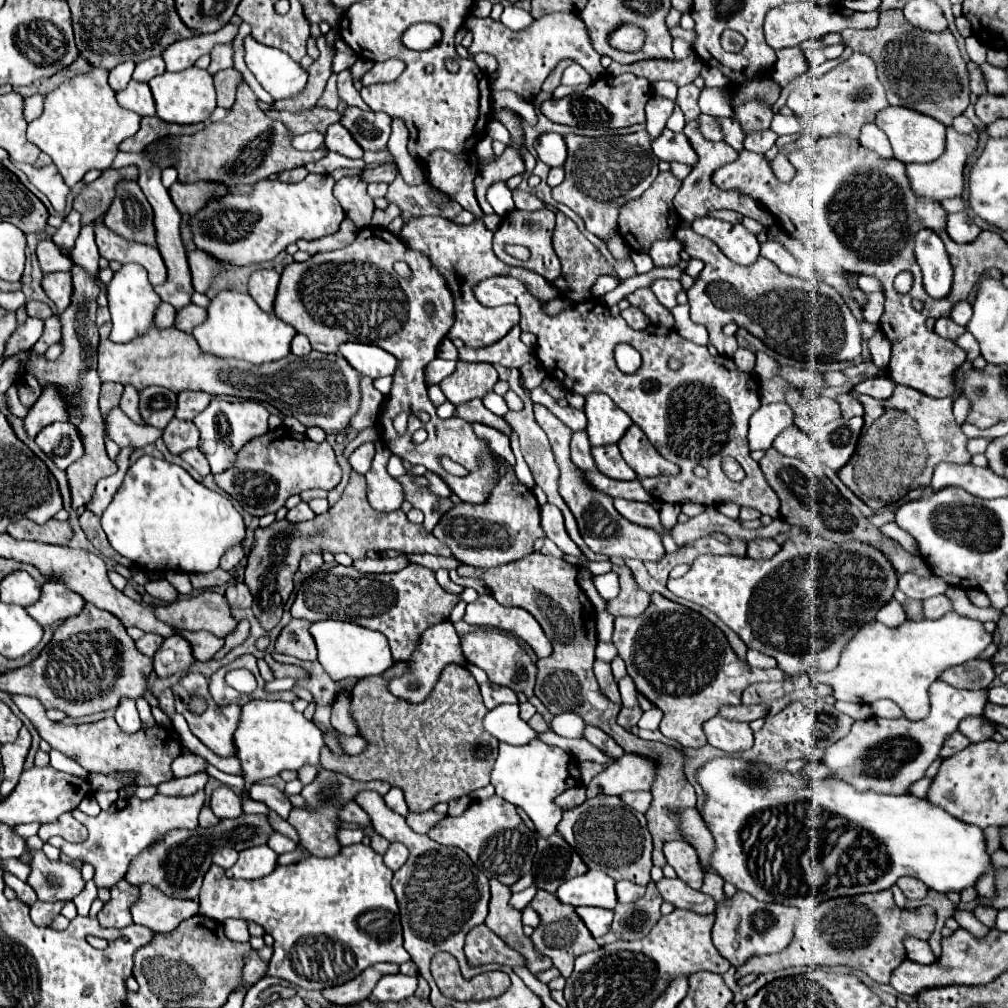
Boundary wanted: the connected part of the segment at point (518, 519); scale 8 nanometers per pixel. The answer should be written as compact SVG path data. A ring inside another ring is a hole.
M507 463L505 475L495 481L485 503L455 503L447 513L441 515L433 535L445 543L453 551L453 557L457 557L461 563L473 567L495 567L529 555L535 539L543 537L545 533L539 525L539 503L533 491L517 479L515 469Z

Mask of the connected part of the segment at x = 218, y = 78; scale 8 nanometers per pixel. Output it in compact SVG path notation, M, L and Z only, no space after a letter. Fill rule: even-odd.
M223 69L215 75L215 89L217 89L217 105L231 107L235 101L235 91L243 83L243 75L237 69Z

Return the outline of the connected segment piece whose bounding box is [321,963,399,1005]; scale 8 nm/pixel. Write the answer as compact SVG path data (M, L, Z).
M375 963L375 965L371 965L371 969L365 969L359 977L355 977L355 981L347 981L339 987L327 987L321 993L331 1003L355 1005L357 1001L369 999L373 987L377 985L377 981L383 975L397 973L397 971L399 971L399 965L395 965L395 963Z

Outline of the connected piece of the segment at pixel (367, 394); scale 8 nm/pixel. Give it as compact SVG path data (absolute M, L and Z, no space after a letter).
M363 377L361 379L361 409L359 413L351 419L349 429L351 431L363 431L367 427L373 427L379 417L379 405L381 405L381 393L375 389L373 379Z

